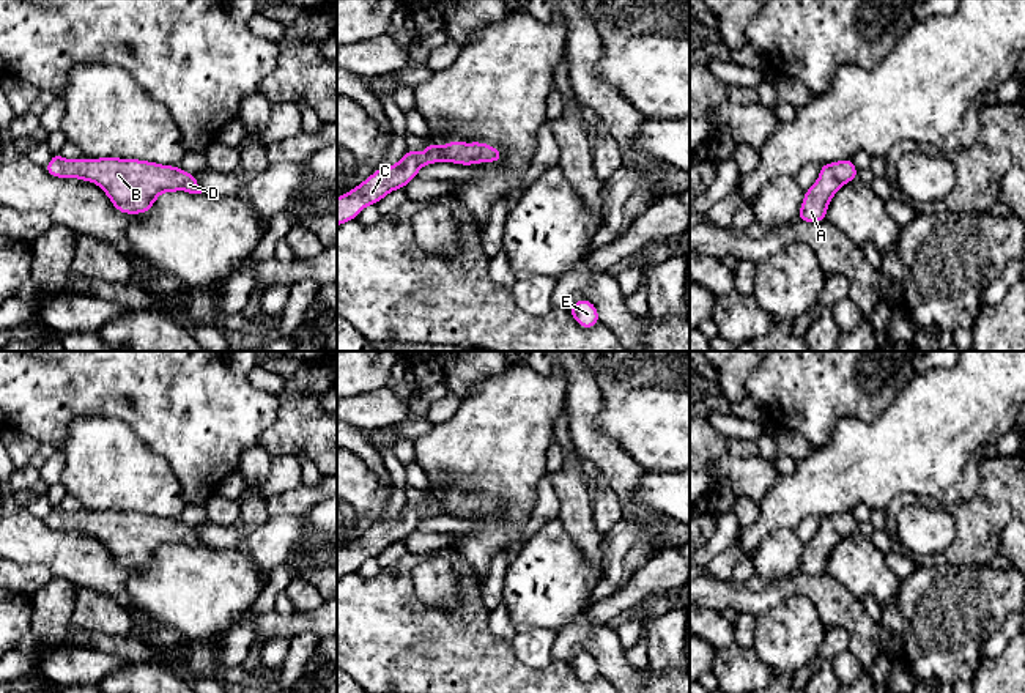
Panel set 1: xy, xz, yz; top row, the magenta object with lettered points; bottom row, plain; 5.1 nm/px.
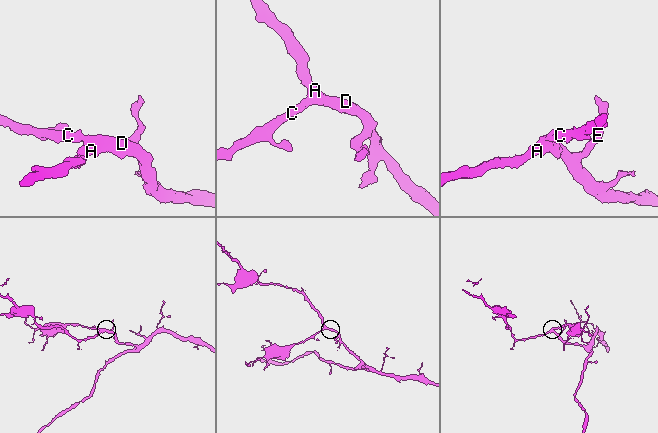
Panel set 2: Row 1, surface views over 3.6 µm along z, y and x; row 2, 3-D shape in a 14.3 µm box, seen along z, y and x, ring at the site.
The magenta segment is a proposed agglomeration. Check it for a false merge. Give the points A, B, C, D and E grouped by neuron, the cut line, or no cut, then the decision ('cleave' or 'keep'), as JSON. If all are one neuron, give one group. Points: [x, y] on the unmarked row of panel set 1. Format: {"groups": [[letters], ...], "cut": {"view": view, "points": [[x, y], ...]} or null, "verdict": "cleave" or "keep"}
{"groups": [["A", "B", "C", "D", "E"]], "cut": null, "verdict": "keep"}

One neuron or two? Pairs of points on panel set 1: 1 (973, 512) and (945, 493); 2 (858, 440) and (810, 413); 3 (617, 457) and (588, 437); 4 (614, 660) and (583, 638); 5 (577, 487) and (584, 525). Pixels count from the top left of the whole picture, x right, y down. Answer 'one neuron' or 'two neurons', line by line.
1: two neurons
2: two neurons
3: one neuron
4: one neuron
5: one neuron

